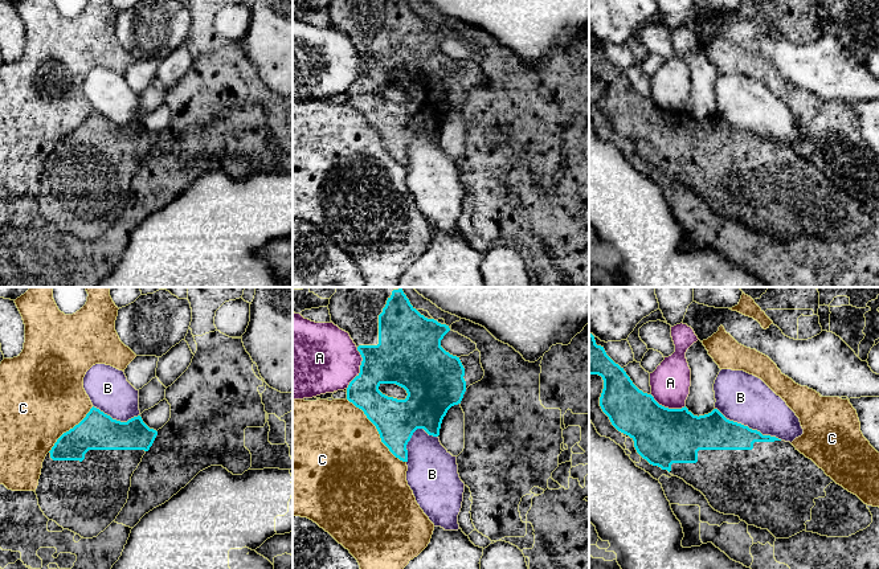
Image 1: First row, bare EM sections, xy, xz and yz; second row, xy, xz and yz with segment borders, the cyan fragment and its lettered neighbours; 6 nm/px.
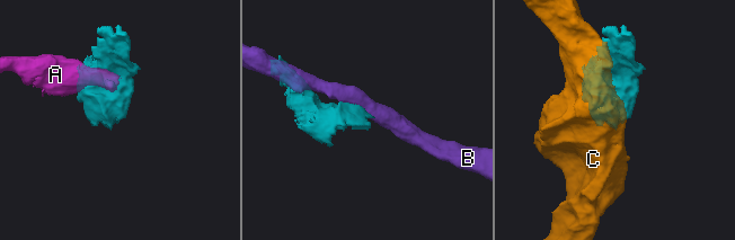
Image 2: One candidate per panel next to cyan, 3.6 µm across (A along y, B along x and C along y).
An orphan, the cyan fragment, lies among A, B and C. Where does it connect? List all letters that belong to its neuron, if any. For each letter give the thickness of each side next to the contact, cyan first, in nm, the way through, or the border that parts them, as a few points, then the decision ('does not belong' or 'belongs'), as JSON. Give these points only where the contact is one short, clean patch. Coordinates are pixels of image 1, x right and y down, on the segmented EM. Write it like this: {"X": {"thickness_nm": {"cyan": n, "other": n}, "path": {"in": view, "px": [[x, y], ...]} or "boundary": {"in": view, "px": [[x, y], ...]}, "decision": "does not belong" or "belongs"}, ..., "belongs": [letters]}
{"A": {"thickness_nm": {"cyan": 320, "other": 420}, "decision": "does not belong"}, "B": {"thickness_nm": {"cyan": 220, "other": 300}, "decision": "does not belong"}, "C": {"thickness_nm": {"cyan": 260, "other": 500}, "decision": "does not belong"}, "belongs": []}

